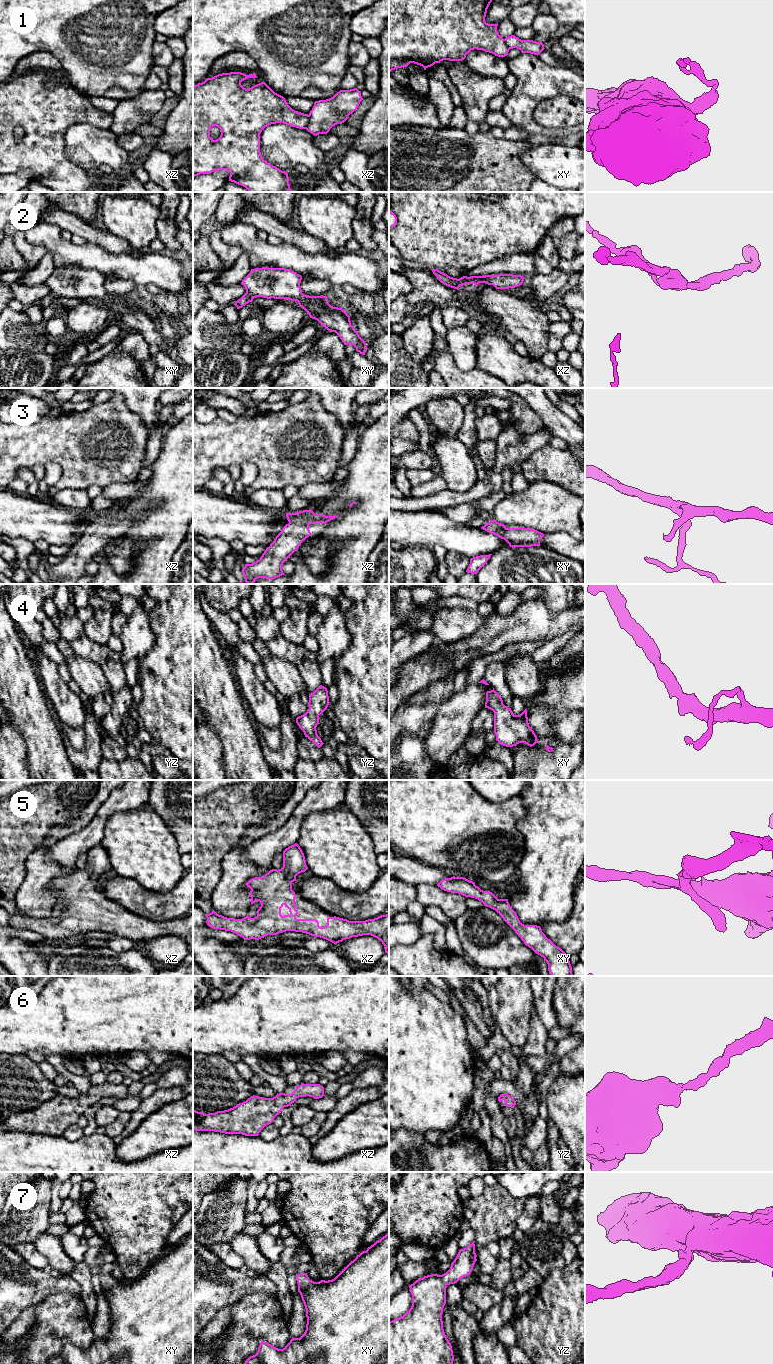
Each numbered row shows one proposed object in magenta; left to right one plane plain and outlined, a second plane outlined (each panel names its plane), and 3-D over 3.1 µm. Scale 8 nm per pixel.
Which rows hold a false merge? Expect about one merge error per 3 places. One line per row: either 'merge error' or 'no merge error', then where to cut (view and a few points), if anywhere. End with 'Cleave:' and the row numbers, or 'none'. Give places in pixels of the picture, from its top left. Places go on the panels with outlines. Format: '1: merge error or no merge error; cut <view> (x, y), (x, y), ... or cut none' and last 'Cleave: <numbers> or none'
1: merge error; cut xz (309, 115), (309, 123), (305, 128)
2: no merge error; cut none
3: no merge error; cut none
4: no merge error; cut none
5: no merge error; cut none
6: no merge error; cut none
7: no merge error; cut none
Cleave: 1

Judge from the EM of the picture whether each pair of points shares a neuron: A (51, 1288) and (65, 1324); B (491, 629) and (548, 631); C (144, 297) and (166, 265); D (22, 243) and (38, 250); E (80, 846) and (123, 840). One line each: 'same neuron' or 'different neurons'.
A: different neurons
B: same neuron
C: different neurons
D: same neuron
E: different neurons

